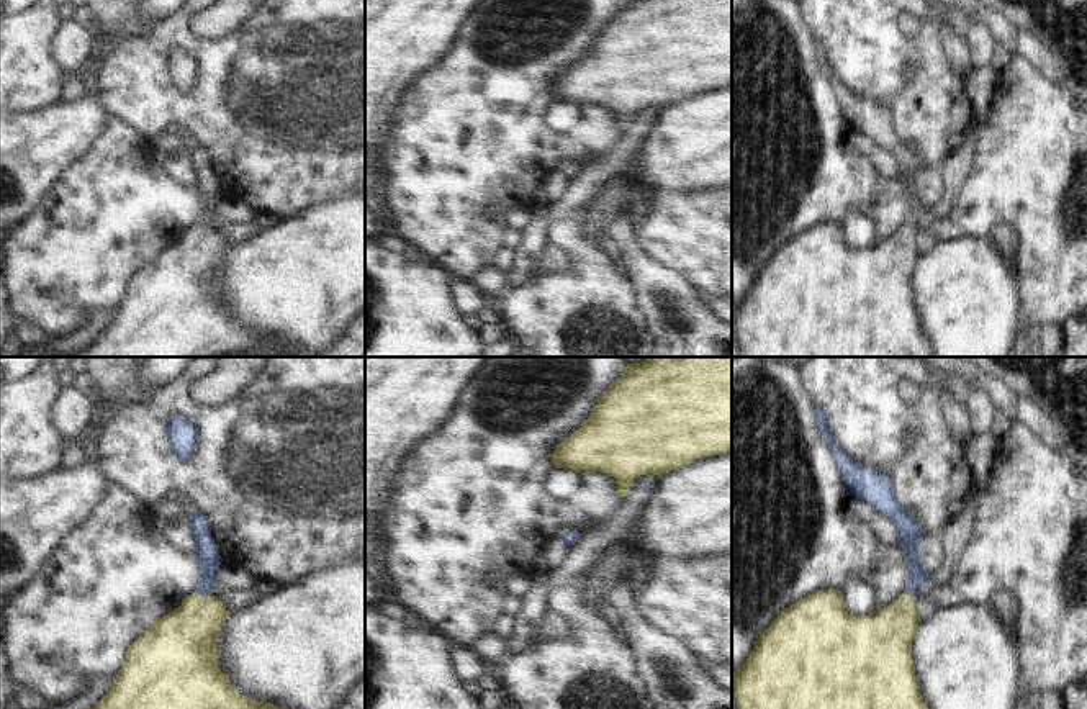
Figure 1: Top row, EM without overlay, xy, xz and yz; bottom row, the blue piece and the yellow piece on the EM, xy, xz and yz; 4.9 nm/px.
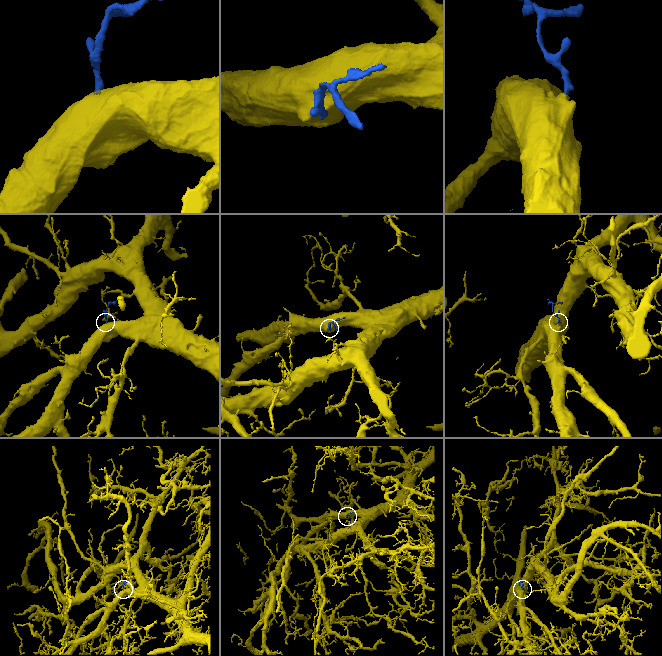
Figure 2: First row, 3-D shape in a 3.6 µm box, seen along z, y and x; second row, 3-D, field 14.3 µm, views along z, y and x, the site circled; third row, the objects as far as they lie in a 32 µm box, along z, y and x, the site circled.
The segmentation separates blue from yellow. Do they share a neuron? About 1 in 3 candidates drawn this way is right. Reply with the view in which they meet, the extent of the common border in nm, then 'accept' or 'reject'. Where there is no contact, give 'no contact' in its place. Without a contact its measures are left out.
contact in xy; length 100 nm; accept

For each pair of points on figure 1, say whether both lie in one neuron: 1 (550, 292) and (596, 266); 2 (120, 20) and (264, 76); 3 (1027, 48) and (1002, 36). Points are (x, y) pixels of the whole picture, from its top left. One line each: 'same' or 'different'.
1: same
2: different
3: different

